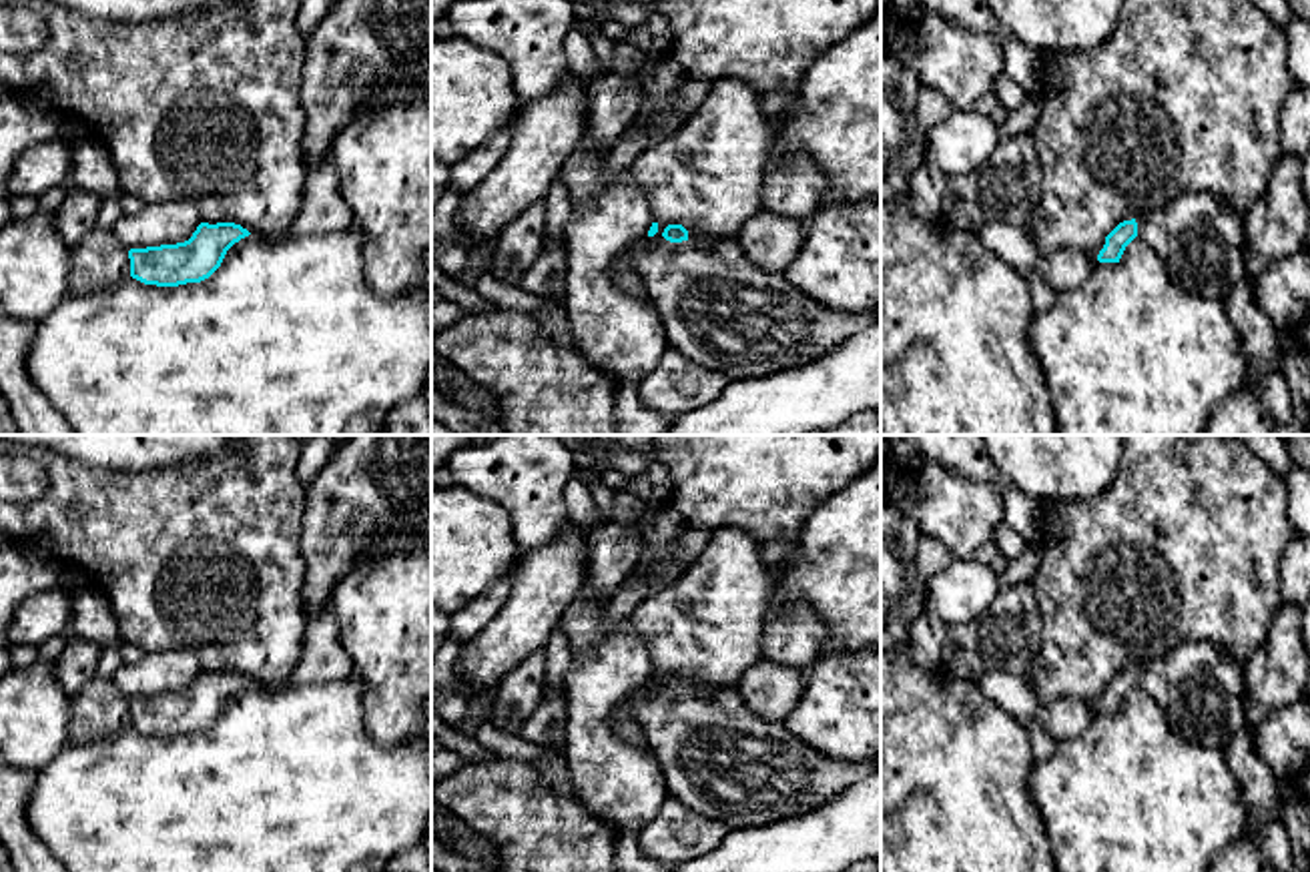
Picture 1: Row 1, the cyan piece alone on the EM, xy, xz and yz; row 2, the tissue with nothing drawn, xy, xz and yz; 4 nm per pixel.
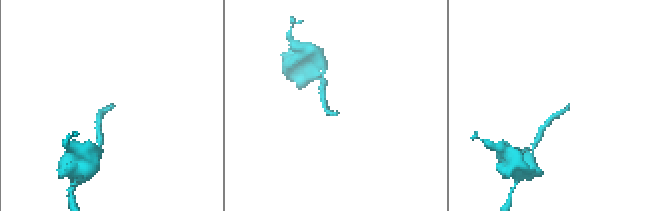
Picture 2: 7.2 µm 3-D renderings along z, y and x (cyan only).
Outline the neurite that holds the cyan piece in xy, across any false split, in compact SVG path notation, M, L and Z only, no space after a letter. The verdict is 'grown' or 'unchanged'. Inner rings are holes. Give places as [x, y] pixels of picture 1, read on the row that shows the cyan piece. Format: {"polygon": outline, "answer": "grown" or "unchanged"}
{"polygon": "M201 223L185 243L130 249L130 277L156 287L201 283L221 267L227 251L249 235L235 223Z", "answer": "unchanged"}

